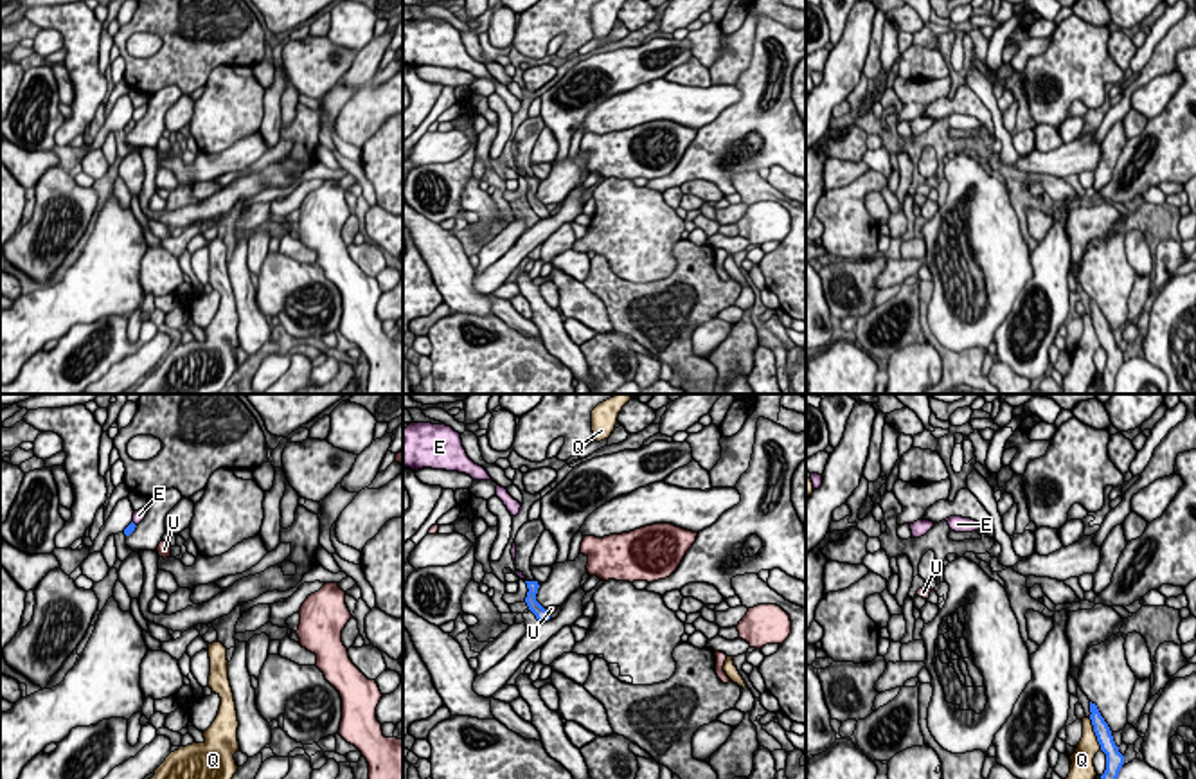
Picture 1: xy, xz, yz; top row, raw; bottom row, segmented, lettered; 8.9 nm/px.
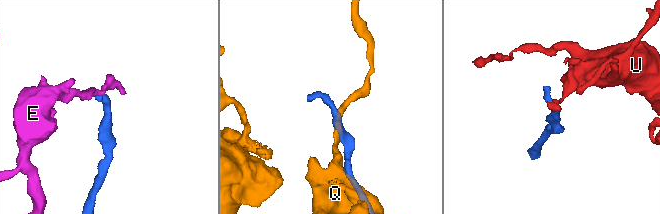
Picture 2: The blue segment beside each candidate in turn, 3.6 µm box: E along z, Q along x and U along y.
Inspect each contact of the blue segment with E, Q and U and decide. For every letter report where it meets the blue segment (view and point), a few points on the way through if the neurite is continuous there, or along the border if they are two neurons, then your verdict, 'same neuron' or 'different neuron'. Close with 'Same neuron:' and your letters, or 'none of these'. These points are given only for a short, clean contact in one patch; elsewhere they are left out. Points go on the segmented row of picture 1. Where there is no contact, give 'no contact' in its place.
E: contact xy (133, 524); different neuron
Q: contact yz (1096, 734); different neuron
U: contact xz (545, 612); different neuron
Same neuron: none of these

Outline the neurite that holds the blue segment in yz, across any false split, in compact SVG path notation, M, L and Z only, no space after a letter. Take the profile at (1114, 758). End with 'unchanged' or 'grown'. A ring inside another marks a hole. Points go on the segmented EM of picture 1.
M1090 702L1090 720L1093 725L1093 732L1097 736L1097 741L1101 745L1101 750L1106 754L1106 770L1101 775L1101 779L1117 779L1119 772L1124 765L1124 756L1119 752L1119 747L1113 741L1111 730L1104 718L1101 716L1095 703Z | unchanged

